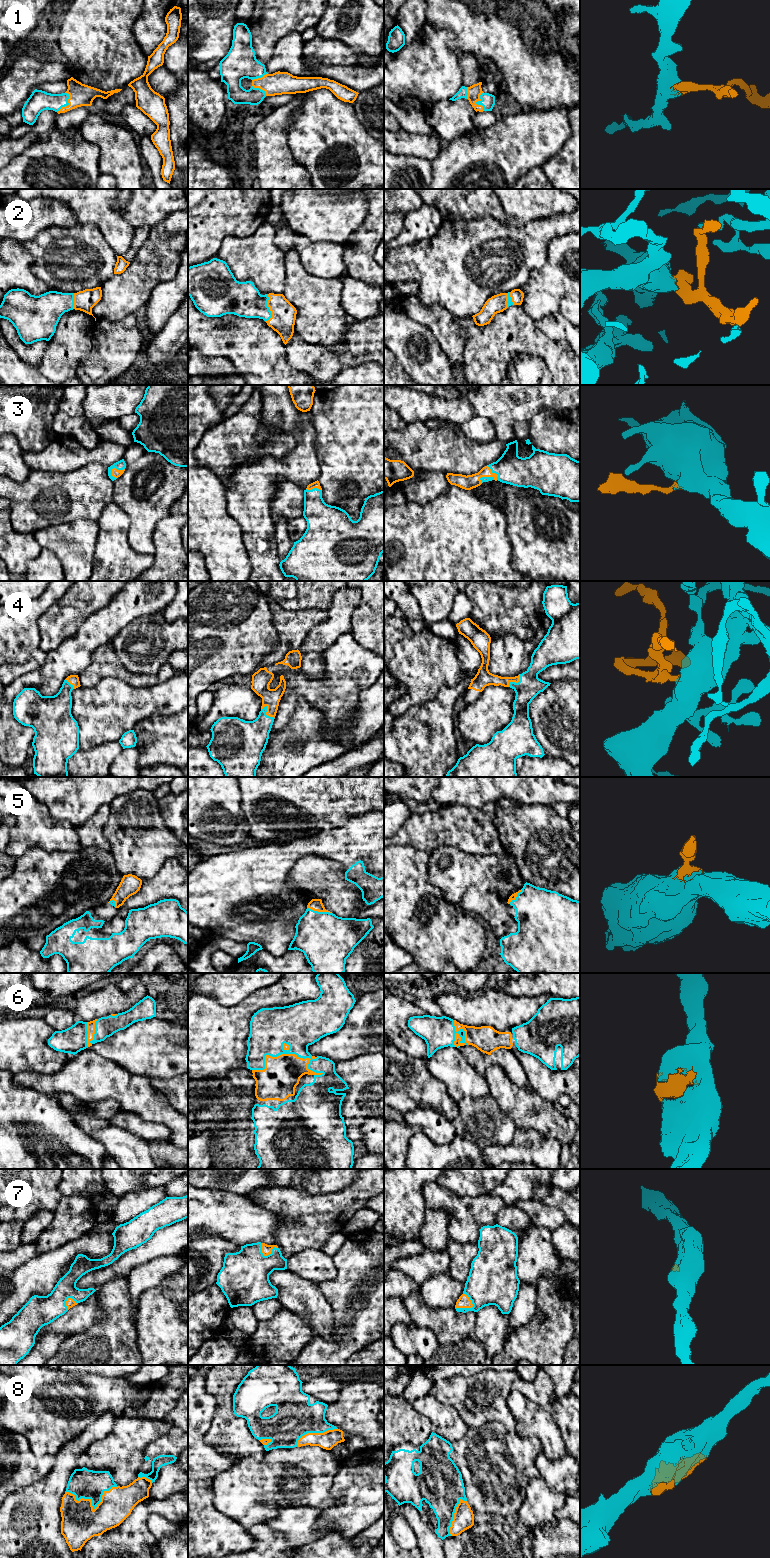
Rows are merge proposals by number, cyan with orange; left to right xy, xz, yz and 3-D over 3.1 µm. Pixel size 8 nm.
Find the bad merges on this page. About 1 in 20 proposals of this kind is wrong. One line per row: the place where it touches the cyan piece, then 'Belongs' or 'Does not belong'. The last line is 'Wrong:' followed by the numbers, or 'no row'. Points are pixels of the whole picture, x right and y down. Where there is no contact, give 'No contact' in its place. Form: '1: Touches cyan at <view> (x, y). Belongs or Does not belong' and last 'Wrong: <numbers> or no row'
1: Touches cyan at xy (68, 104). Belongs
2: Touches cyan at xz (268, 308). Belongs
3: Touches cyan at xy (115, 467). Belongs
4: Touches cyan at xz (265, 714). Belongs
5: Touches cyan at xz (319, 912). Belongs
6: Touches cyan at xz (288, 1053). Belongs
7: Touches cyan at yz (464, 1308). Belongs
8: Touches cyan at xy (92, 1505). Belongs
Wrong: no row

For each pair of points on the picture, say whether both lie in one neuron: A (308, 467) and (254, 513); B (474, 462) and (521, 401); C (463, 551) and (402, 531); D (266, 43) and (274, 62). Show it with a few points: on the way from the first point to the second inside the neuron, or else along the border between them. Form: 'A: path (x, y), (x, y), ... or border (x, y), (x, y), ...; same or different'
A: path (288, 468), (266, 473), (254, 485), (254, 493); same
B: border (496, 438), (505, 444); different
C: path (448, 551), (425, 551), (417, 546); same
D: border (285, 37), (276, 43), (273, 55), (268, 60); different

